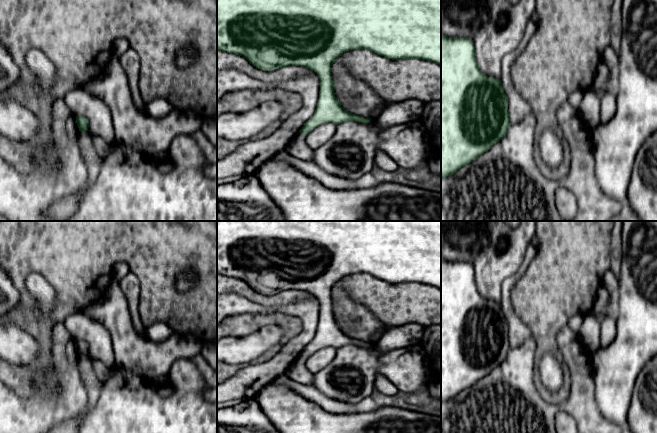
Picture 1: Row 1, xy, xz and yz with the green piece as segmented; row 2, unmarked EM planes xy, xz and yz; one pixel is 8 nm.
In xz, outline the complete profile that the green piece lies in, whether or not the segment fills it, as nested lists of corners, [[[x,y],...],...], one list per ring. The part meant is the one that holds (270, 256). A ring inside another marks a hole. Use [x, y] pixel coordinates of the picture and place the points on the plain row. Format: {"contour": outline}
{"contour": [[[217,221],[217,273],[243,280],[250,288],[263,295],[272,295],[287,290],[302,290],[314,295],[318,299],[320,315],[315,336],[285,373],[287,377],[295,382],[304,385],[313,385],[313,374],[308,371],[305,362],[314,352],[328,346],[338,349],[347,345],[362,347],[371,345],[371,342],[364,342],[349,337],[338,326],[334,318],[335,310],[331,300],[332,288],[347,275],[365,273],[392,284],[421,283],[435,286],[441,290],[441,221]]]}

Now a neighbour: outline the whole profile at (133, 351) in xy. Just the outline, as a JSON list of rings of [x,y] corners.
[[[112,278],[103,296],[85,307],[79,313],[90,316],[101,323],[110,333],[115,355],[115,366],[130,370],[140,376],[153,380],[164,380],[172,364],[178,359],[191,359],[201,354],[209,365],[217,371],[217,342],[201,343],[192,335],[173,333],[163,342],[154,342],[139,333],[133,326],[128,301],[121,290],[119,281]]]

